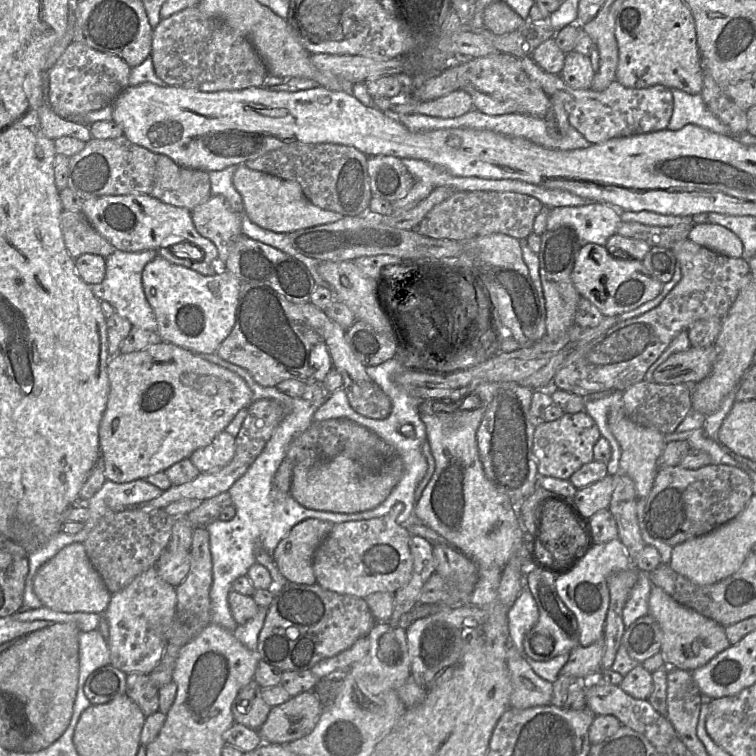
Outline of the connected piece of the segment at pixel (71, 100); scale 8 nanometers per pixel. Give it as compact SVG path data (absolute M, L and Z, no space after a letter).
M72 42L47 72L48 103L61 117L83 122L84 116L111 106L129 84L131 66L122 58L98 51L80 42Z

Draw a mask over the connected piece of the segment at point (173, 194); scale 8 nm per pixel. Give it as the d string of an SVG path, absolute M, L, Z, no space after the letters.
M158 154L151 195L191 211L212 195L209 174L202 169L180 166L166 155Z

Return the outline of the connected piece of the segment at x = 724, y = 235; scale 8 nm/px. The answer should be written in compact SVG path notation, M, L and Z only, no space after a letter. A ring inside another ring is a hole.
M695 224L692 226L687 239L728 257L743 257L743 244L740 238L719 224Z

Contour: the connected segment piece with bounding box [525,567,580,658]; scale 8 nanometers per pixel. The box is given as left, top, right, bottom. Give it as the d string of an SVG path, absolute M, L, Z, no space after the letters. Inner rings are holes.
M528 567L526 569L526 577L527 583L525 588L528 588L532 593L539 610L538 621L529 630L529 633L533 635L530 643L534 653L534 636L537 634L548 636L553 640L553 650L548 657L553 658L560 654L569 653L573 648L580 645L578 623L575 615L564 604L557 593L555 587L556 576L539 568Z

